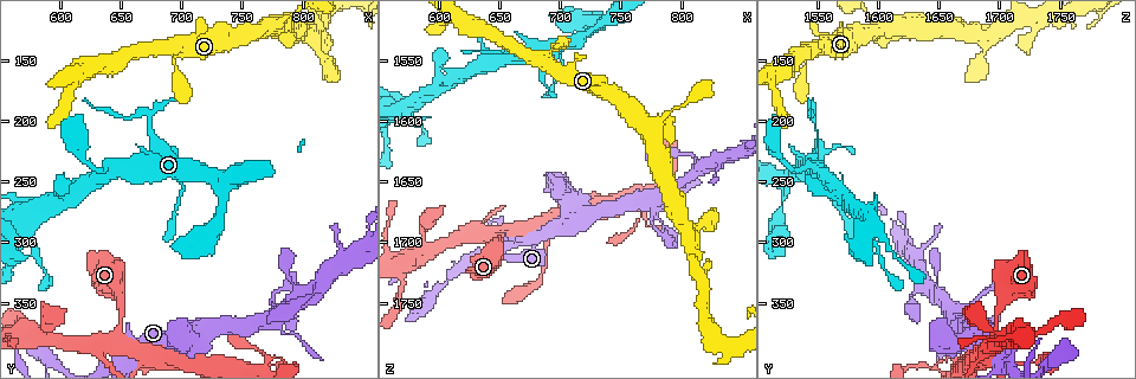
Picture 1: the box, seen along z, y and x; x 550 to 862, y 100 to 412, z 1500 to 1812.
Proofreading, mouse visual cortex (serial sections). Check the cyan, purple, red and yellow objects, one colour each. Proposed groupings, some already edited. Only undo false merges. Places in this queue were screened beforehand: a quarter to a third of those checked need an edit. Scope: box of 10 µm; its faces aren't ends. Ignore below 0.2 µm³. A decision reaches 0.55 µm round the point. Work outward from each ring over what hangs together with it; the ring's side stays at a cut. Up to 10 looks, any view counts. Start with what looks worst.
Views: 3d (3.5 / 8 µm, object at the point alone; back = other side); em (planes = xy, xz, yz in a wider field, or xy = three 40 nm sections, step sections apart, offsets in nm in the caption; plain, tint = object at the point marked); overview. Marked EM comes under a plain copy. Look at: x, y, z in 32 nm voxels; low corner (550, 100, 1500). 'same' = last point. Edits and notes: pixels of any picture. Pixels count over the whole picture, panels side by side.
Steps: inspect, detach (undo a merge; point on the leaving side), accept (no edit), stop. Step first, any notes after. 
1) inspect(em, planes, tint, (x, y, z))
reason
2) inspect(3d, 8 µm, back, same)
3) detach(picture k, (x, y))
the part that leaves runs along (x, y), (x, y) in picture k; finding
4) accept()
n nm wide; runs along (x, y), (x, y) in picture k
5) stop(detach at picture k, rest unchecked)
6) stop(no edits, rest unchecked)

inspect(3d, 8 µm, (650, 394, 1710))
three-way junction

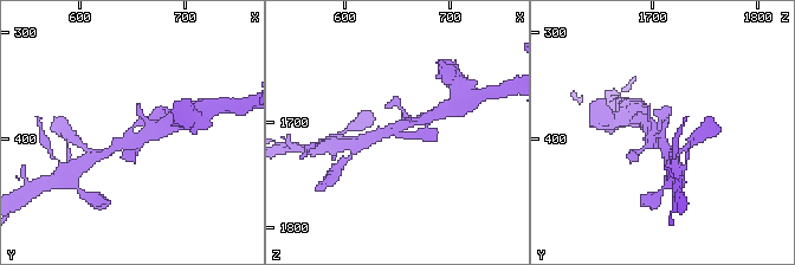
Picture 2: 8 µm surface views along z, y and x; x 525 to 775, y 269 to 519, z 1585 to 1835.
inspect(em, xy, step 3, tint, same)

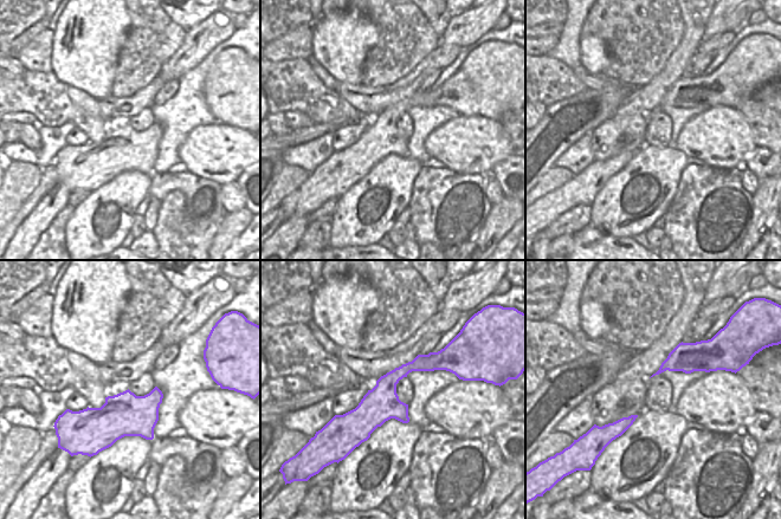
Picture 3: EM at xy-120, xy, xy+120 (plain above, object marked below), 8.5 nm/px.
accept()
runs along (443, 356), (406, 368), (343, 429) in picture 3; continuous, no second cell

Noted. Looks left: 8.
inspect(3d, 3.5 µm, (770, 120, 1604))
a fork

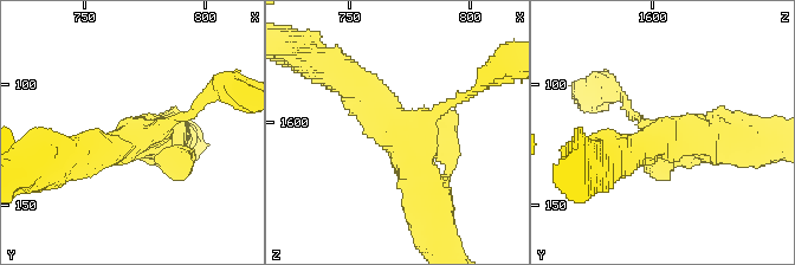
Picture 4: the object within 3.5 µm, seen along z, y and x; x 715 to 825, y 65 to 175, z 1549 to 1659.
inspect(em, xy, step 2, tint, (772, 121, 1604))

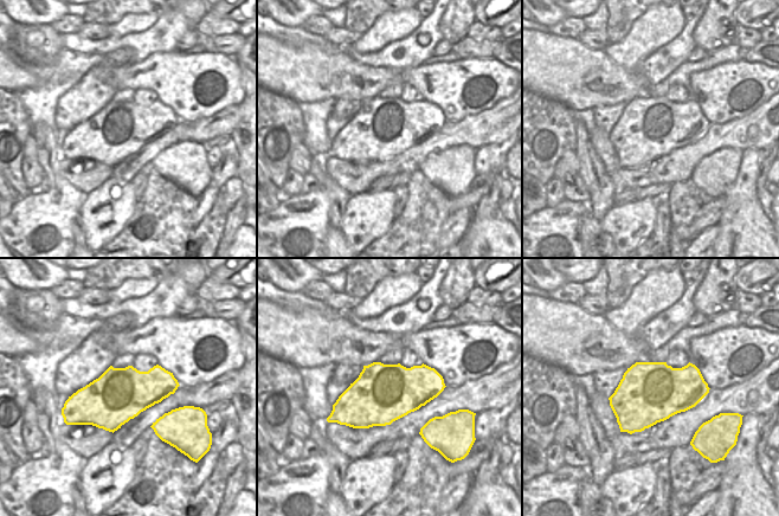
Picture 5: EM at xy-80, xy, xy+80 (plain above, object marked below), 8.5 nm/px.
accept()
runs along (342, 78), (400, 133), (430, 202) in picture 4; all the same cell

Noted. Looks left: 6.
inspect(3d, 3.5 µm, back, (642, 240, 1552))
branch point

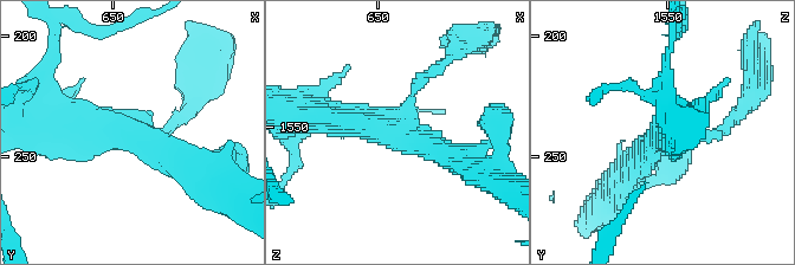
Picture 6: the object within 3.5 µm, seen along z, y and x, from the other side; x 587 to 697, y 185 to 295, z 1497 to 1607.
inspect(em, xy, step 5, tint, (642, 240, 1553))
need the tissue

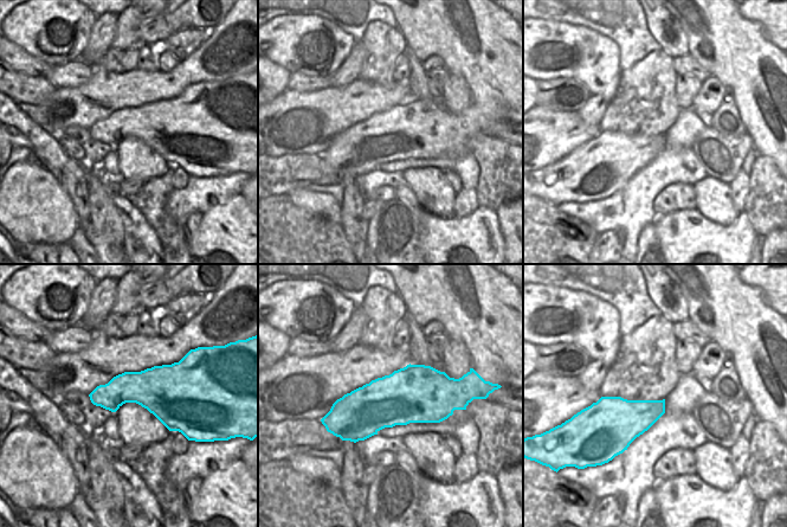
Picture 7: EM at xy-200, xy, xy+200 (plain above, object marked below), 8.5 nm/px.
accept()
one cell here

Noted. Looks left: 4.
inspect(3d, 8 µm, (570, 278, 1590))
two arms at a narrow angle

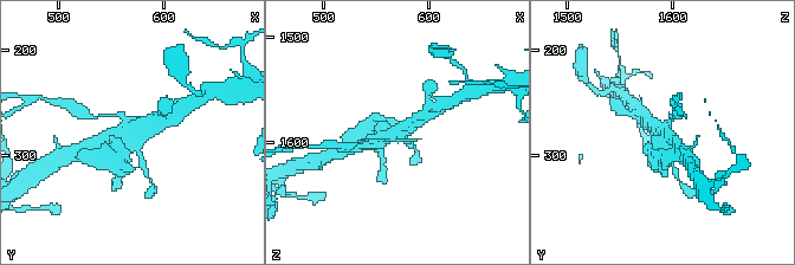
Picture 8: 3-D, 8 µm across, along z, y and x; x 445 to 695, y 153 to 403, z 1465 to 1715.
inspect(em, planes, tint, same)

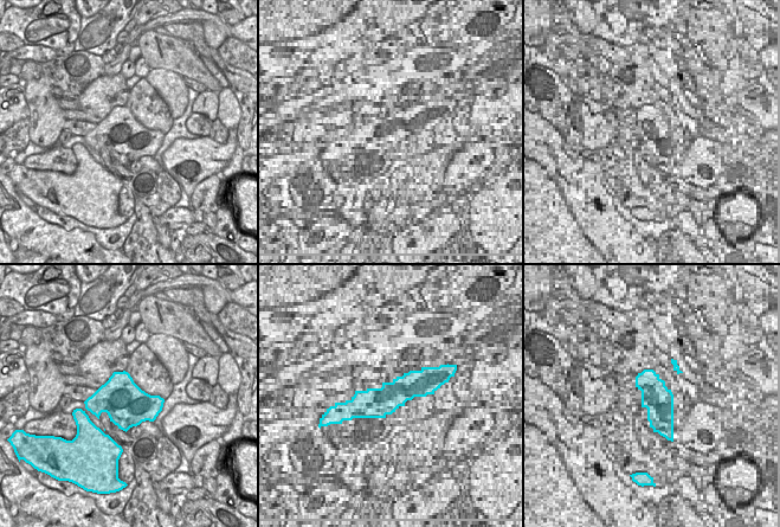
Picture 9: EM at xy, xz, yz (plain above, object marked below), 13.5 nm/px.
detach(picture 8, (85, 115))
600 nm wide; a second cell is stuck on

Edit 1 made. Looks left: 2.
stop(detach at picture 8, rest unchecked)

